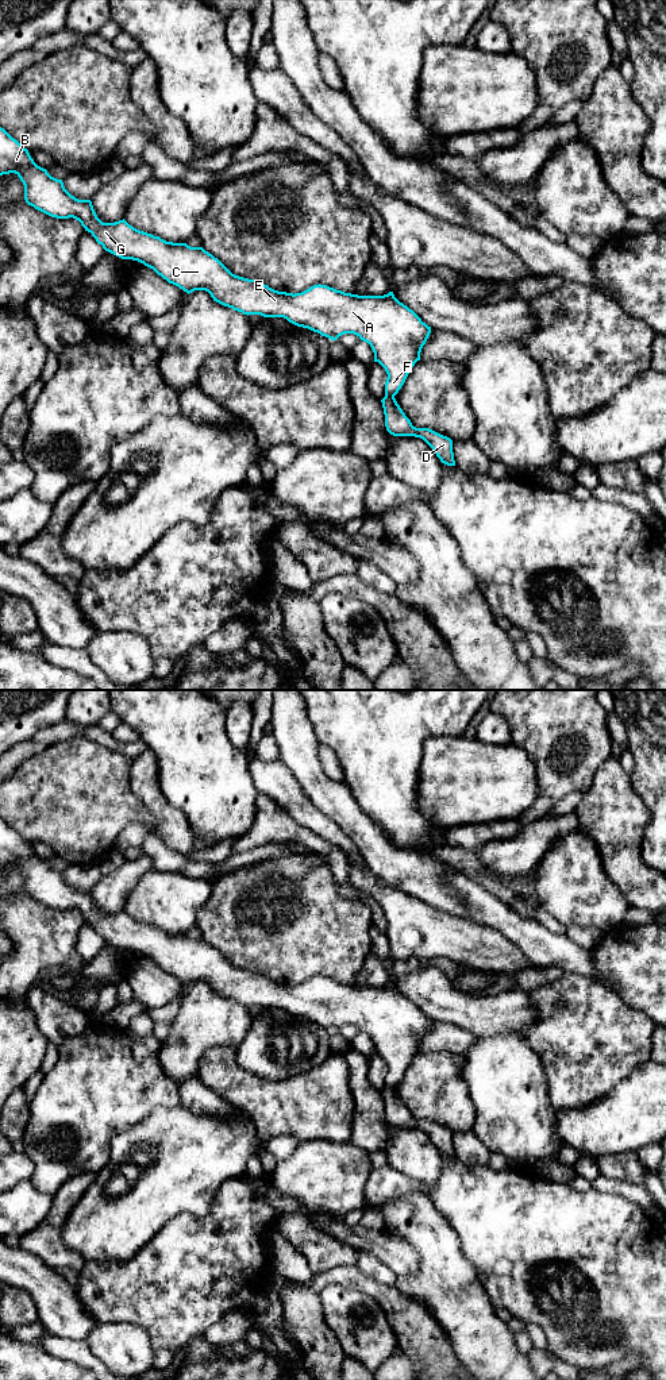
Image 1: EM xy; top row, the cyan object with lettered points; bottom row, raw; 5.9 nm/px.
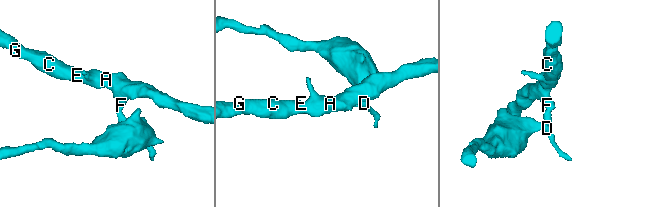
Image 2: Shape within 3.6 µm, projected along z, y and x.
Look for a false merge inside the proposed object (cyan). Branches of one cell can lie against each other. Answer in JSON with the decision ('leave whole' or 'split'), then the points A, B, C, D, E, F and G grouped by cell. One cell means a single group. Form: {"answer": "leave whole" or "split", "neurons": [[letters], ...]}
{"answer": "split", "neurons": [["A", "B", "C", "E", "F", "G"], ["D"]]}

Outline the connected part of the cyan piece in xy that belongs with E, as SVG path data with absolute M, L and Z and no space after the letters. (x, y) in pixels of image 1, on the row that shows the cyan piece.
M0 127L0 176L15 173L24 185L24 200L35 209L57 219L73 217L91 232L103 248L122 259L132 259L153 269L158 275L186 292L205 290L213 301L242 312L263 317L284 317L289 323L308 328L331 340L344 334L354 334L370 344L374 362L386 371L385 396L394 397L404 385L409 371L426 344L431 327L407 305L400 302L393 292L384 296L358 296L336 290L327 285L313 285L301 293L278 292L267 285L232 274L217 258L203 247L190 247L186 243L173 243L139 231L124 219L115 223L103 223L91 200L78 200L63 186L62 180L51 177L46 169L38 166L16 139Z

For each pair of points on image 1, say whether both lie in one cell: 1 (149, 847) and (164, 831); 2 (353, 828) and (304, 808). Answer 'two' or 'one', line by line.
1: two
2: two

